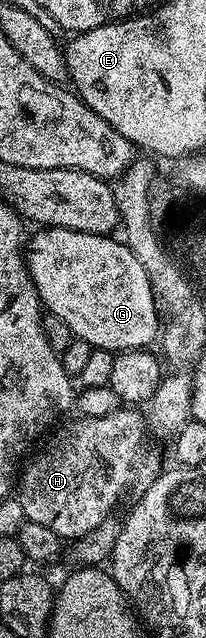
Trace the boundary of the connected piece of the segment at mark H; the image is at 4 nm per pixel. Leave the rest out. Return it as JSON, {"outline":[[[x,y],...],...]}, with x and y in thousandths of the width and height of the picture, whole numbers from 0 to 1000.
{"outline":[[[578,638],[549,647],[490,654],[388,650],[350,672],[316,672],[252,691],[228,708],[160,715],[112,730],[87,748],[87,781],[121,812],[150,821],[262,832],[262,839],[301,845],[408,842],[481,829],[529,815],[524,803],[597,782],[602,773],[636,766],[660,766],[665,774],[704,773],[786,740],[767,724],[680,723],[699,716],[699,674],[699,655],[641,638]]]}

